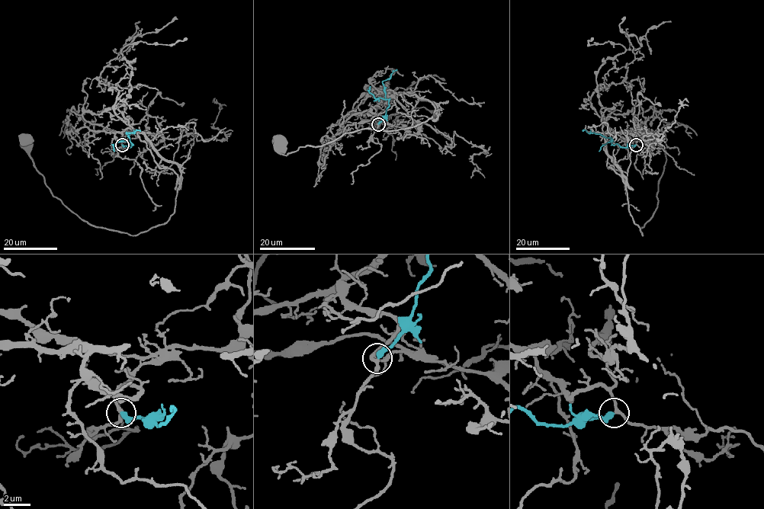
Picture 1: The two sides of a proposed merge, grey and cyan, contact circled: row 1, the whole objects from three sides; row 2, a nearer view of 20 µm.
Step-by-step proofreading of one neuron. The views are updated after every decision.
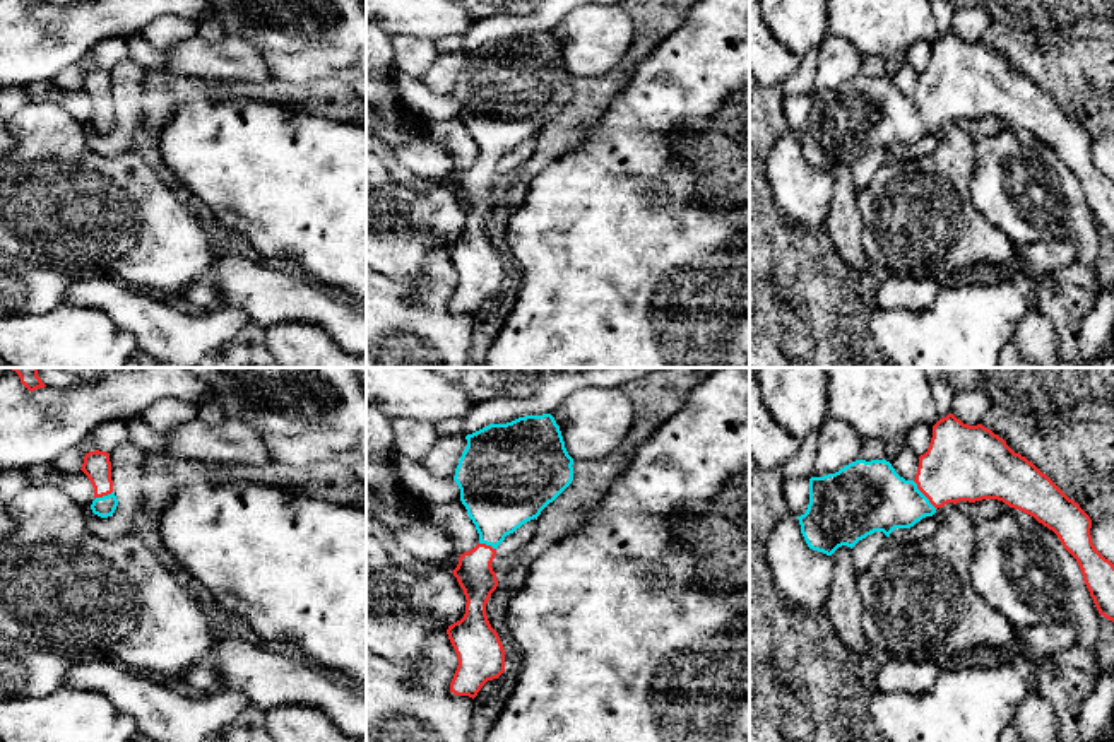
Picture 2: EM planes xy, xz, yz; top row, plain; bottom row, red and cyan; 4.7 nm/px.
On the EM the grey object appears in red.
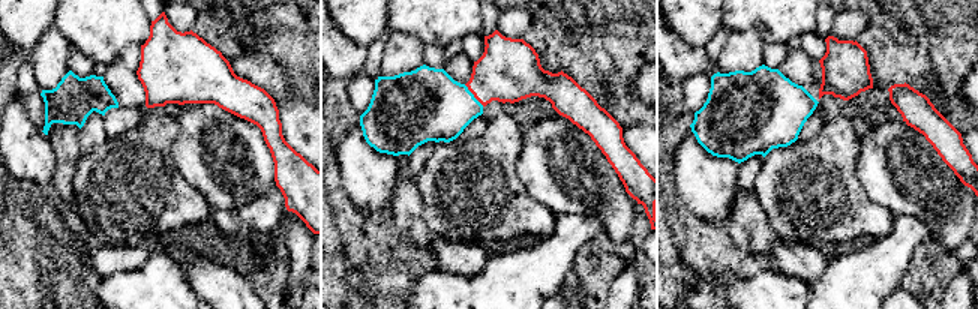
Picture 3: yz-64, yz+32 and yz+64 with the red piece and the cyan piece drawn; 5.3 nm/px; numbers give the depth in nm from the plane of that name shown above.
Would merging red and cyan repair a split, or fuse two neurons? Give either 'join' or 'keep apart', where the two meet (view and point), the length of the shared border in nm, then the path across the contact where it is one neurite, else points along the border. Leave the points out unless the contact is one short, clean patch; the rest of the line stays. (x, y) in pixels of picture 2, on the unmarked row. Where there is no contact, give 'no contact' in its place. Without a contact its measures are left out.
join; meets red in yz at (923, 110); contact 180 nm long; runs through yz (964, 79), (923, 110), (870, 113)

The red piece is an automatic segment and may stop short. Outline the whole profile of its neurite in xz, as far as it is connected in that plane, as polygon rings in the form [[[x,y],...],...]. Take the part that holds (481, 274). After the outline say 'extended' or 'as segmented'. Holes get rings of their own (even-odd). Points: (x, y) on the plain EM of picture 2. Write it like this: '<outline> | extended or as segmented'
[[[551,31],[525,32],[507,41],[489,41],[465,53],[467,63],[453,97],[460,118],[479,150],[479,161],[460,171],[452,188],[465,212],[465,231],[448,243],[447,251],[457,270],[457,287],[450,299],[455,313],[476,315],[481,304],[505,289],[505,267],[486,233],[486,221],[498,203],[491,180],[498,162],[524,140],[537,135],[573,97],[573,75]]] | extended

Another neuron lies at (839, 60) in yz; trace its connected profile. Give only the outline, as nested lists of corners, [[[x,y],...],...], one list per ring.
[[[827,34],[818,50],[813,94],[835,91],[859,77],[864,56],[852,43],[840,36]]]

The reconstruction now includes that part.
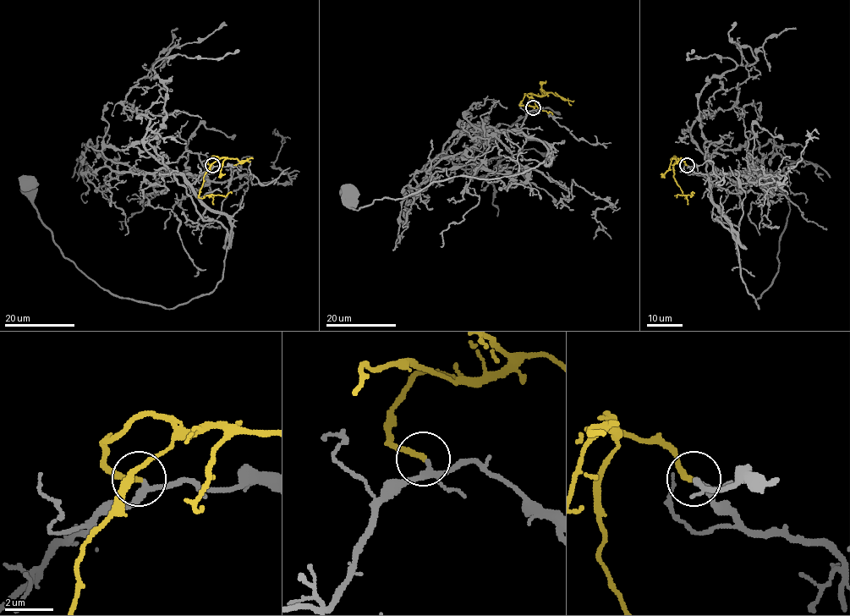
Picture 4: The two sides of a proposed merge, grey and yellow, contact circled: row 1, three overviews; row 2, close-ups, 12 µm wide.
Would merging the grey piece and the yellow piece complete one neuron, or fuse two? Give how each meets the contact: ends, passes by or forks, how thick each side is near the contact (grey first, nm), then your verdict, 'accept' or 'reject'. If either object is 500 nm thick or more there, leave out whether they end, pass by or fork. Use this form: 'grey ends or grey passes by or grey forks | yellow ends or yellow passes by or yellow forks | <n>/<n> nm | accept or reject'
grey forks | yellow ends | 150/220 nm | accept

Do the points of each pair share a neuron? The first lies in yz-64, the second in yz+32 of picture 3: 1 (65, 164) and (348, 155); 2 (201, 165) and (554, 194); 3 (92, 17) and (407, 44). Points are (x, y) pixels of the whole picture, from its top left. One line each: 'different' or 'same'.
1: different
2: same
3: different

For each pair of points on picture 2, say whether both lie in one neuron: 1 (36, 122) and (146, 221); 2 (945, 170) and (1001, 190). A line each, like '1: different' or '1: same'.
1: same
2: different

